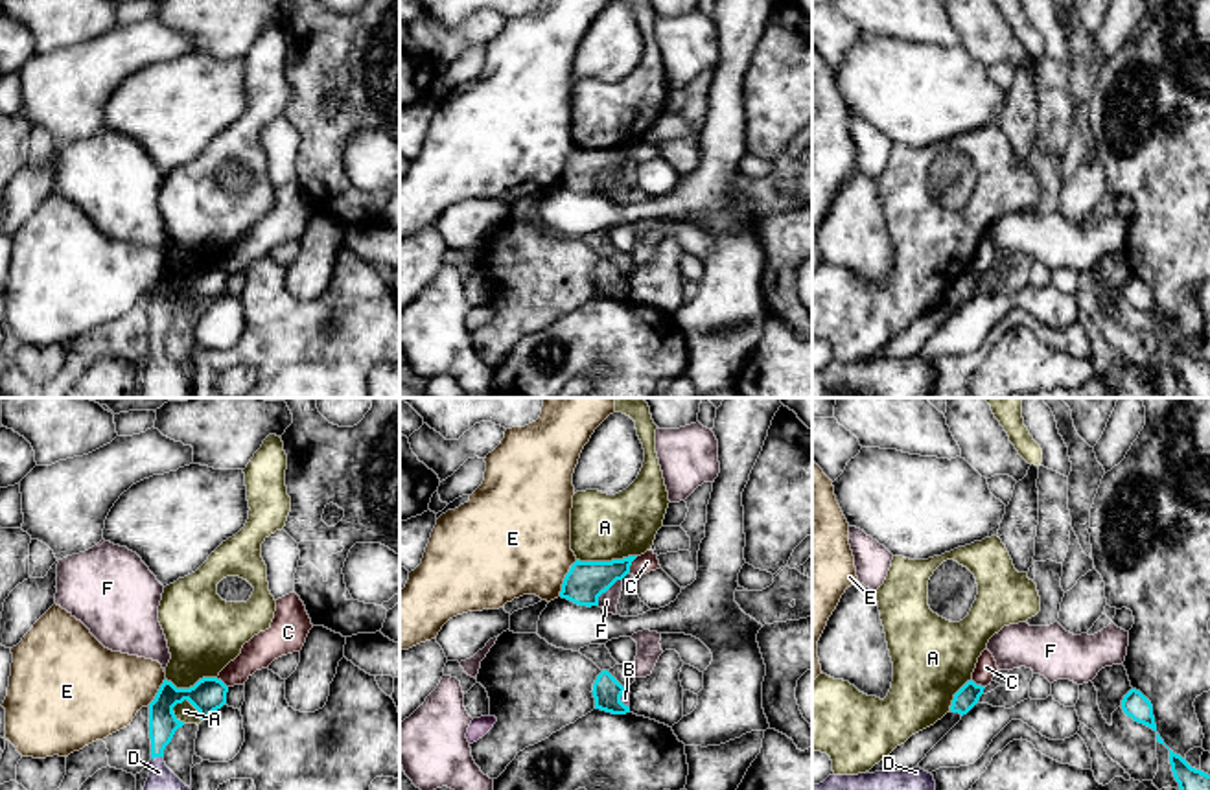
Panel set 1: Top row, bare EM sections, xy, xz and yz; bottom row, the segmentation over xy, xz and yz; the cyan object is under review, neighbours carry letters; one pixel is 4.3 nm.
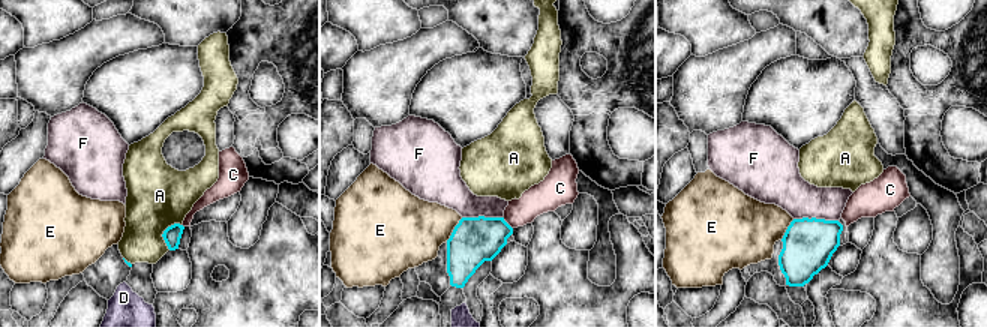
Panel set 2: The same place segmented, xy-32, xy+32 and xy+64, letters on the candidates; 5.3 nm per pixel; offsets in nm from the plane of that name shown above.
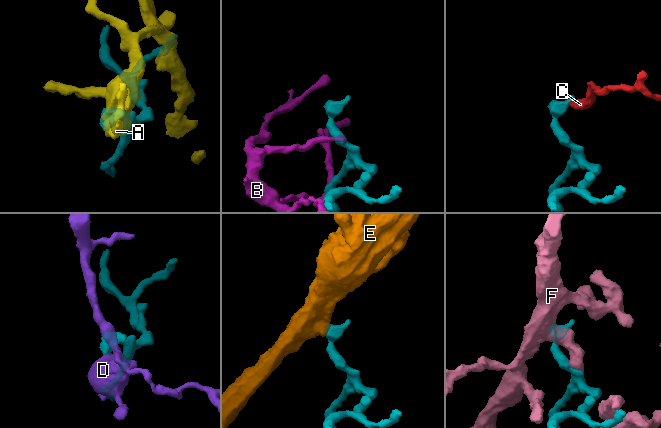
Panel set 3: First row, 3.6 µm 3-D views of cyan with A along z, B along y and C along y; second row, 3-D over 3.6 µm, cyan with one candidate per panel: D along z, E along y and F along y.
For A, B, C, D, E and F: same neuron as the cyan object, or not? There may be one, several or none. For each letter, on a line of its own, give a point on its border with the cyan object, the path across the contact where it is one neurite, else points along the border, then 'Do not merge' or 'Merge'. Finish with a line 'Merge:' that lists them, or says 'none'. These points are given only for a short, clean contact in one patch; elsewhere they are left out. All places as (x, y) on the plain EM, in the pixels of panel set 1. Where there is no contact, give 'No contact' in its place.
A: Touches cyan at xz (606, 150). Boundary: xz (636, 142), (610, 148), (577, 148). Do not merge
B: Touches cyan at xz (619, 286). Do not merge
C: Touches cyan at xz (630, 151). Boundary: xz (638, 144), (628, 159). Do not merge
D: Touches cyan at xy (157, 343). Path across: xy (162, 310), (157, 343), (164, 396). Merge
E: Touches cyan at xz (564, 166). Boundary: xz (577, 148), (566, 162), (558, 183). Do not merge
F: Touches cyan at xz (606, 177). Do not merge
Merge: D

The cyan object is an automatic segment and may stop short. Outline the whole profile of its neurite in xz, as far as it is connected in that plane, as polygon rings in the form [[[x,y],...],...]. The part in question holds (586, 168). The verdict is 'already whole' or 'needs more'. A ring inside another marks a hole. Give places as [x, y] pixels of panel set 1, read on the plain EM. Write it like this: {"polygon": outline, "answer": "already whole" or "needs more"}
{"polygon": [[[637,144],[611,149],[576,147],[564,166],[560,184],[578,193],[599,193],[599,184],[630,160]]], "answer": "already whole"}

